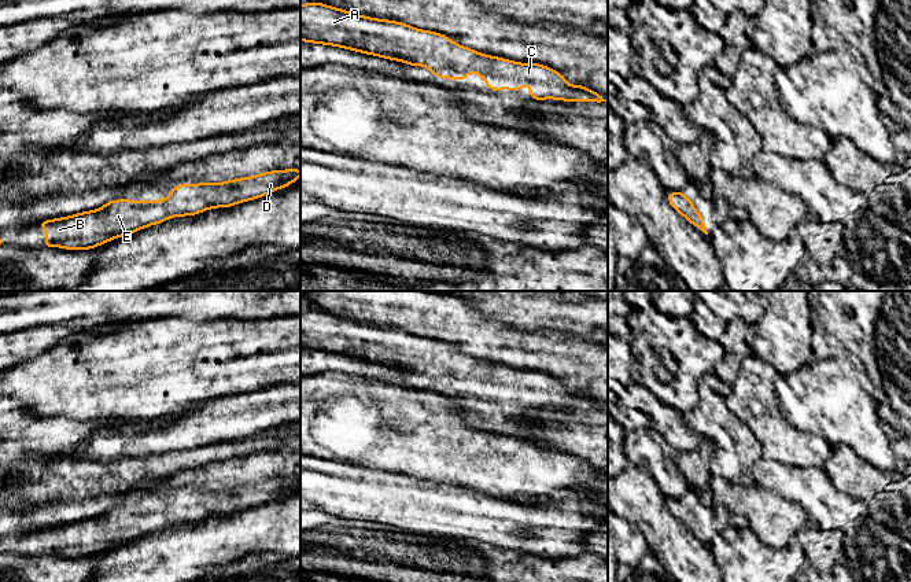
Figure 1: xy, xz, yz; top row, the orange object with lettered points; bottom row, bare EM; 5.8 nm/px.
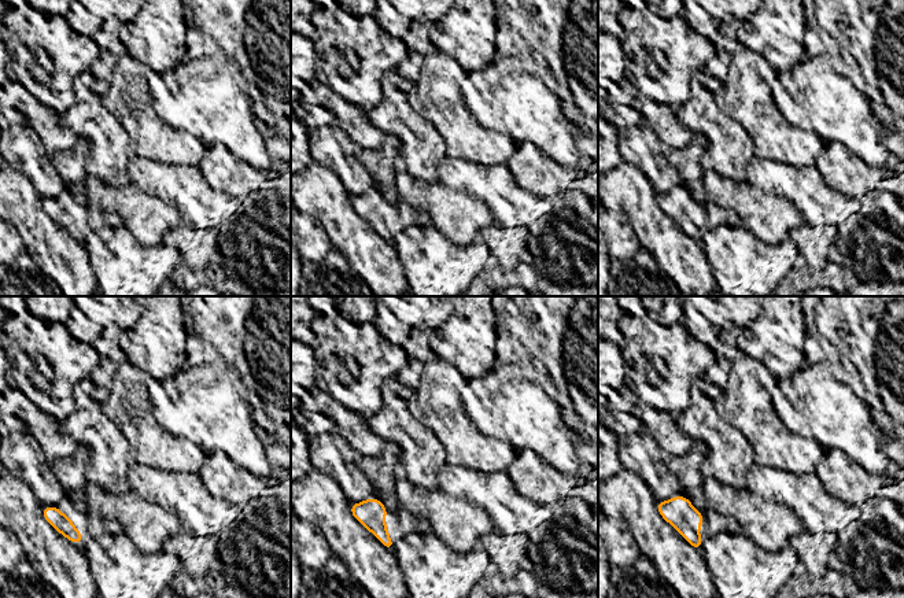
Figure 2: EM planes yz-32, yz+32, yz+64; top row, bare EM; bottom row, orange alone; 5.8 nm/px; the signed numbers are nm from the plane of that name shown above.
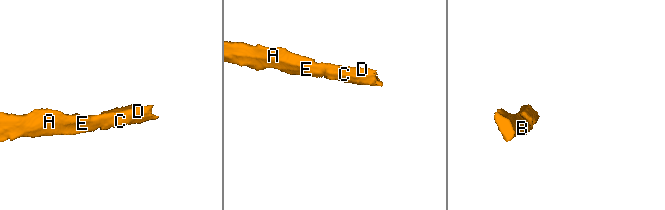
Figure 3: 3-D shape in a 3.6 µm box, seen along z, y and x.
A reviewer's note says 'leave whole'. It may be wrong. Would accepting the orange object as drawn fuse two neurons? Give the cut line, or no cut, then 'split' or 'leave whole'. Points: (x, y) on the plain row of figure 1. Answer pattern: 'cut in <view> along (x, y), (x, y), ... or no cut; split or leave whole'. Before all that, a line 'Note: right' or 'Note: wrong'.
Note: right
no cut; leave whole

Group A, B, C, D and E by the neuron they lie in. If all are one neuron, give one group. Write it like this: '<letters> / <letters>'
A B C D E

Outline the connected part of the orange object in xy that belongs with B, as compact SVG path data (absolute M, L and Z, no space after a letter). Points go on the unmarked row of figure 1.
M299 476L273 478L225 490L180 491L171 496L167 507L161 508L111 507L97 517L40 528L40 535L47 539L43 555L89 557L170 524L195 523L262 505L298 489L299 483Z

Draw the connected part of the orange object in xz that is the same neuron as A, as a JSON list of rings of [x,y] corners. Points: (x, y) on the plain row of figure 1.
[[[311,309],[300,312],[300,349],[342,354],[350,358],[364,360],[391,368],[405,369],[409,373],[425,373],[432,383],[439,386],[465,387],[476,379],[486,387],[491,398],[521,398],[524,390],[530,390],[530,404],[535,408],[556,406],[567,409],[608,409],[602,404],[582,393],[568,393],[565,384],[556,377],[539,371],[519,371],[504,365],[488,364],[471,356],[458,353],[447,343],[420,338],[413,334],[397,329],[368,325],[339,317],[327,312]]]

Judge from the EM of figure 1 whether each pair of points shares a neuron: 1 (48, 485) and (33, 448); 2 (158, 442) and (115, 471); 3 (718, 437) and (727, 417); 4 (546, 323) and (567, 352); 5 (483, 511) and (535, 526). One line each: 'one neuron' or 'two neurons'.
1: two neurons
2: two neurons
3: one neuron
4: two neurons
5: one neuron

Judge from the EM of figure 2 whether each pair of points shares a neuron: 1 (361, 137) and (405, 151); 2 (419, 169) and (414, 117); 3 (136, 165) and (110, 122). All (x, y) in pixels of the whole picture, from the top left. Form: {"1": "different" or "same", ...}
{"1": "different", "2": "same", "3": "different"}

